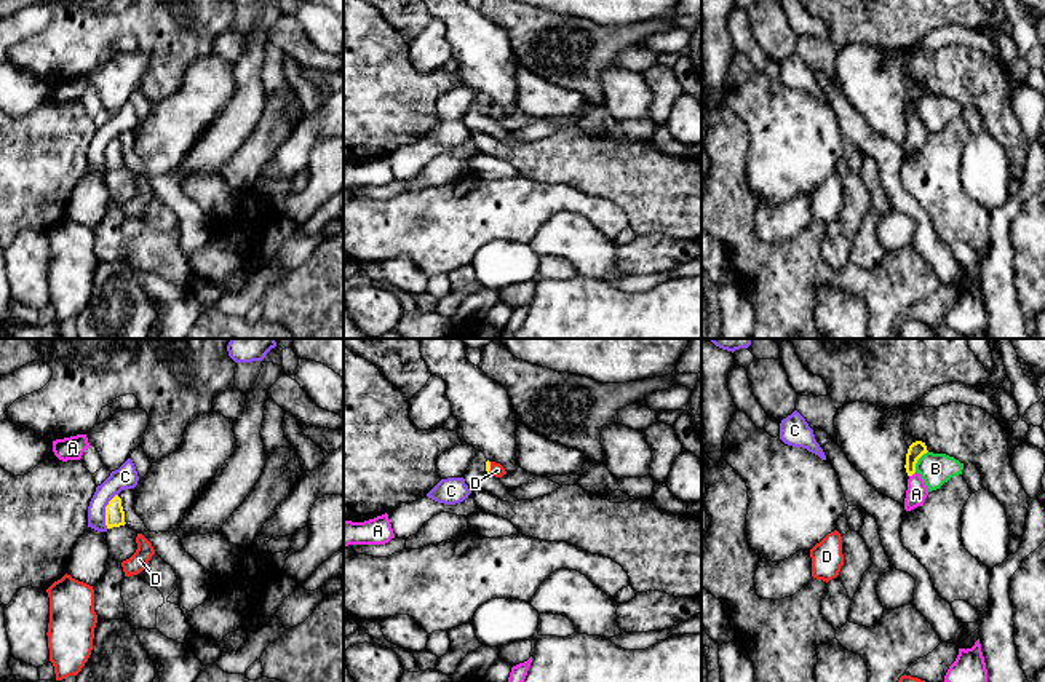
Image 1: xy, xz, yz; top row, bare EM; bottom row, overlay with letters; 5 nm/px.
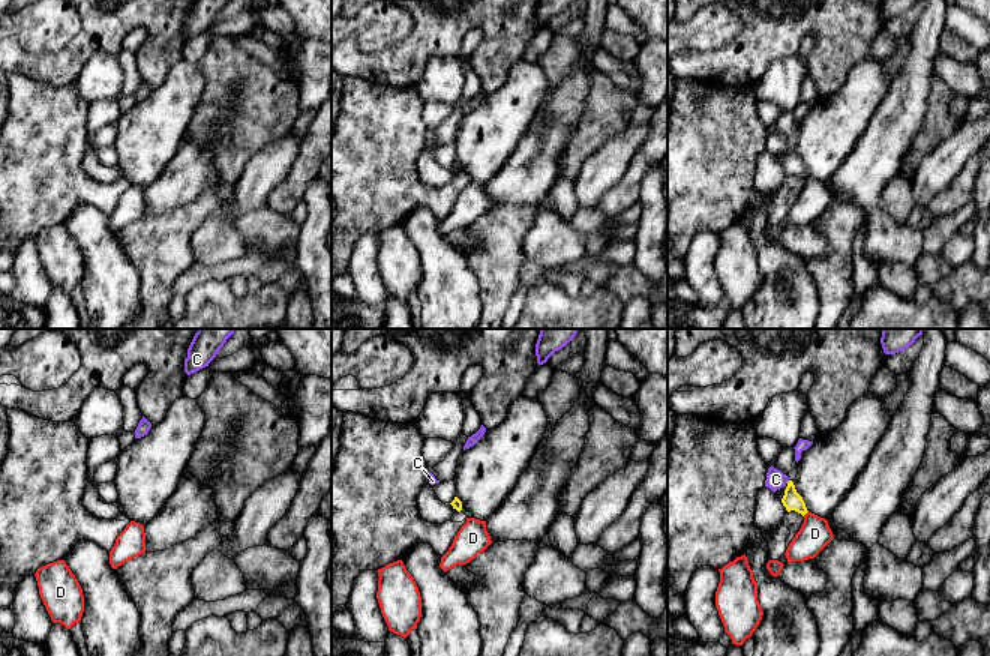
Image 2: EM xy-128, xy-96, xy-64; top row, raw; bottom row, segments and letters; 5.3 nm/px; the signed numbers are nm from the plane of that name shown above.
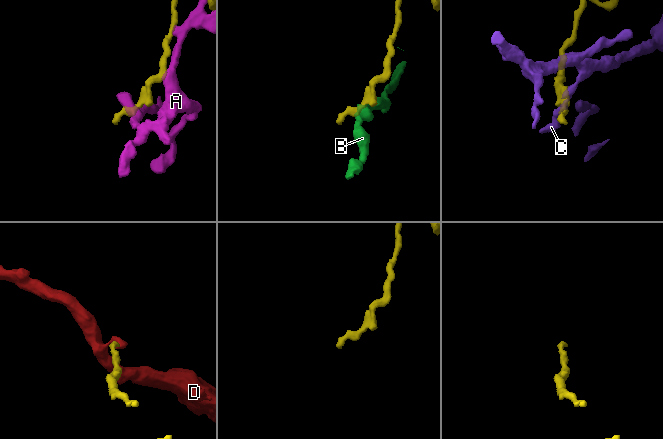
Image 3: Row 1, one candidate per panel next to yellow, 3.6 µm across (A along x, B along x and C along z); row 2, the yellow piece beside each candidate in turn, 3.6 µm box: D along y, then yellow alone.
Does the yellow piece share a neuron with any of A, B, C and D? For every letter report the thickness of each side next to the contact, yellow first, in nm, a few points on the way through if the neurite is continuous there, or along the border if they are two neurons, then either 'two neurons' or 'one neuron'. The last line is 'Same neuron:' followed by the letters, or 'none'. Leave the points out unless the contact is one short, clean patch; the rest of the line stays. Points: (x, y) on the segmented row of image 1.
A: 80/110 nm | along yz (914, 471), (909, 476) | two neurons
B: 80/160 nm | along yz (927, 451), (917, 460), (914, 471) | two neurons
C: 100/110 nm | along xy (117, 494), (106, 507), (106, 527) | two neurons
D: 30/70 nm | across xz (488, 463), (489, 467), (497, 470) | one neuron
Same neuron: D

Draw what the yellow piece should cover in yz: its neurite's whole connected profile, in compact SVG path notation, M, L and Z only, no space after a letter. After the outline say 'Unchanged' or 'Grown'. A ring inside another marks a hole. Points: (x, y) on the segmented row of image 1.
M916 441L909 446L904 465L908 476L912 476L916 473L917 460L927 452L927 446L922 441Z. Unchanged

